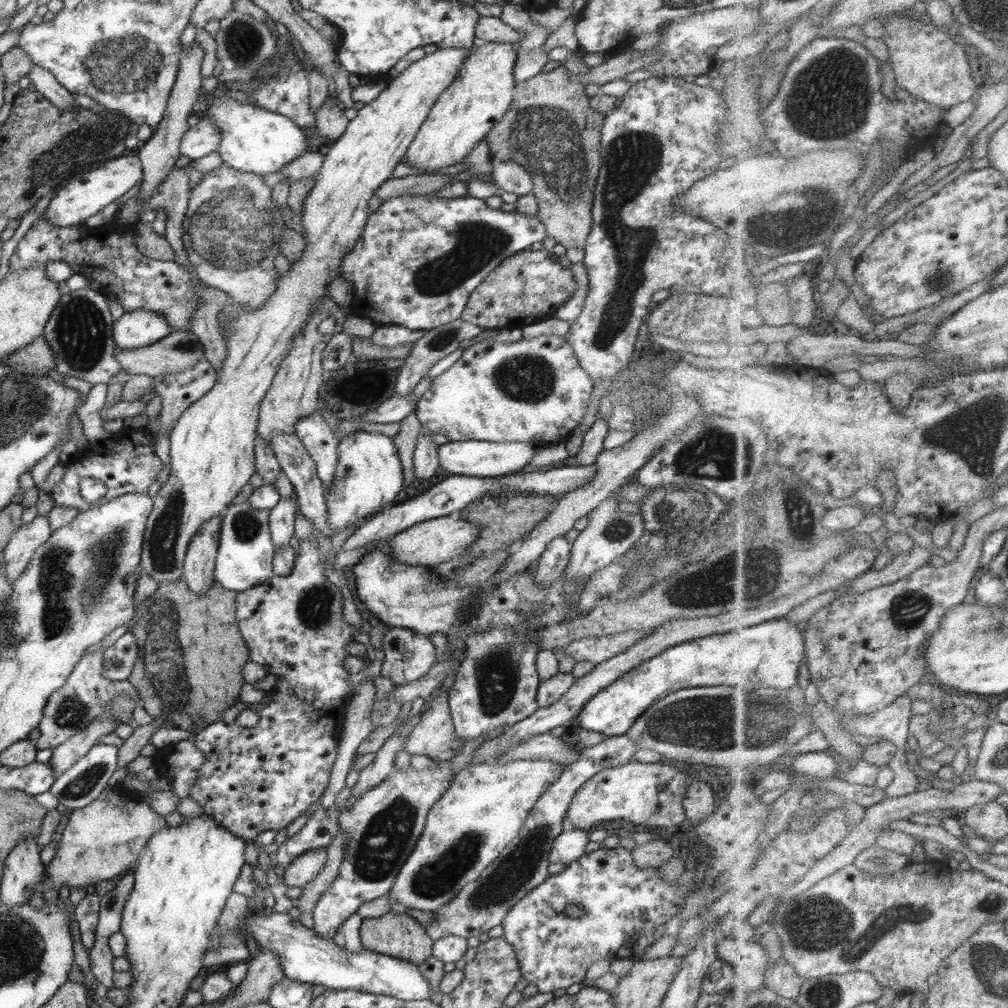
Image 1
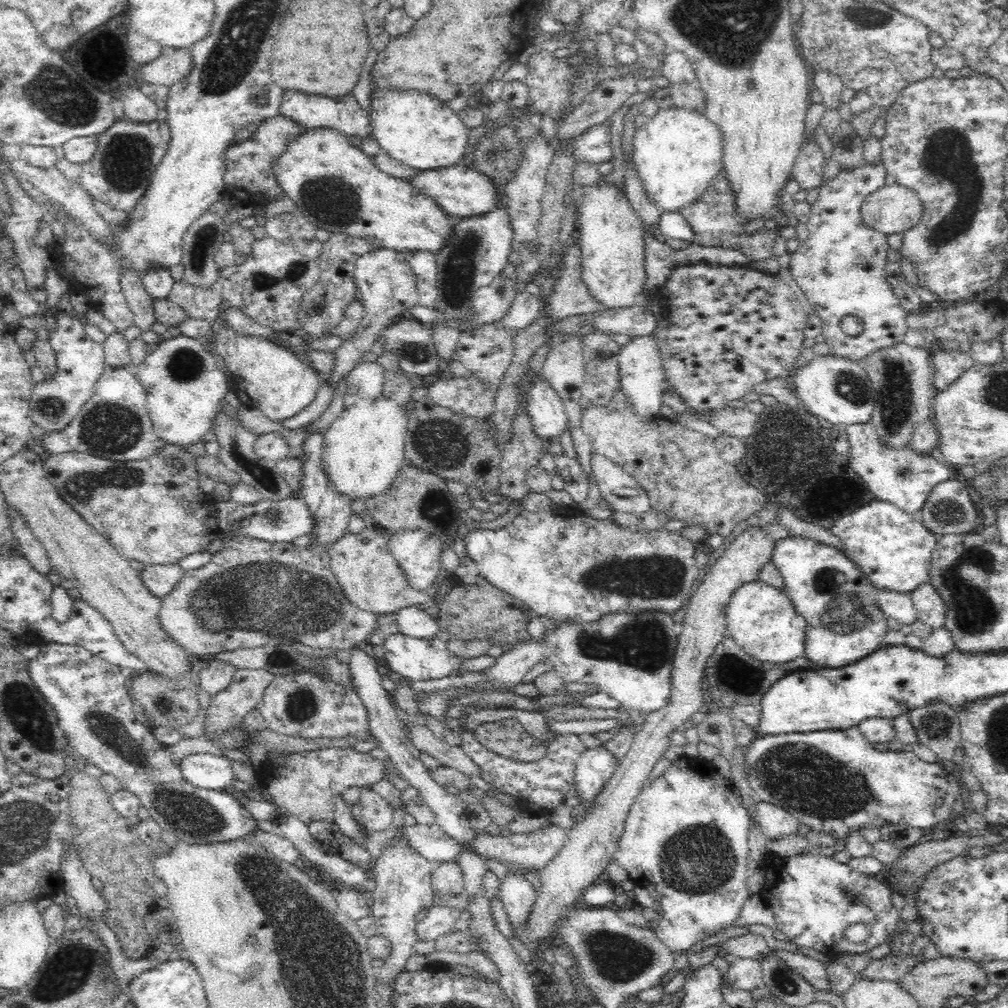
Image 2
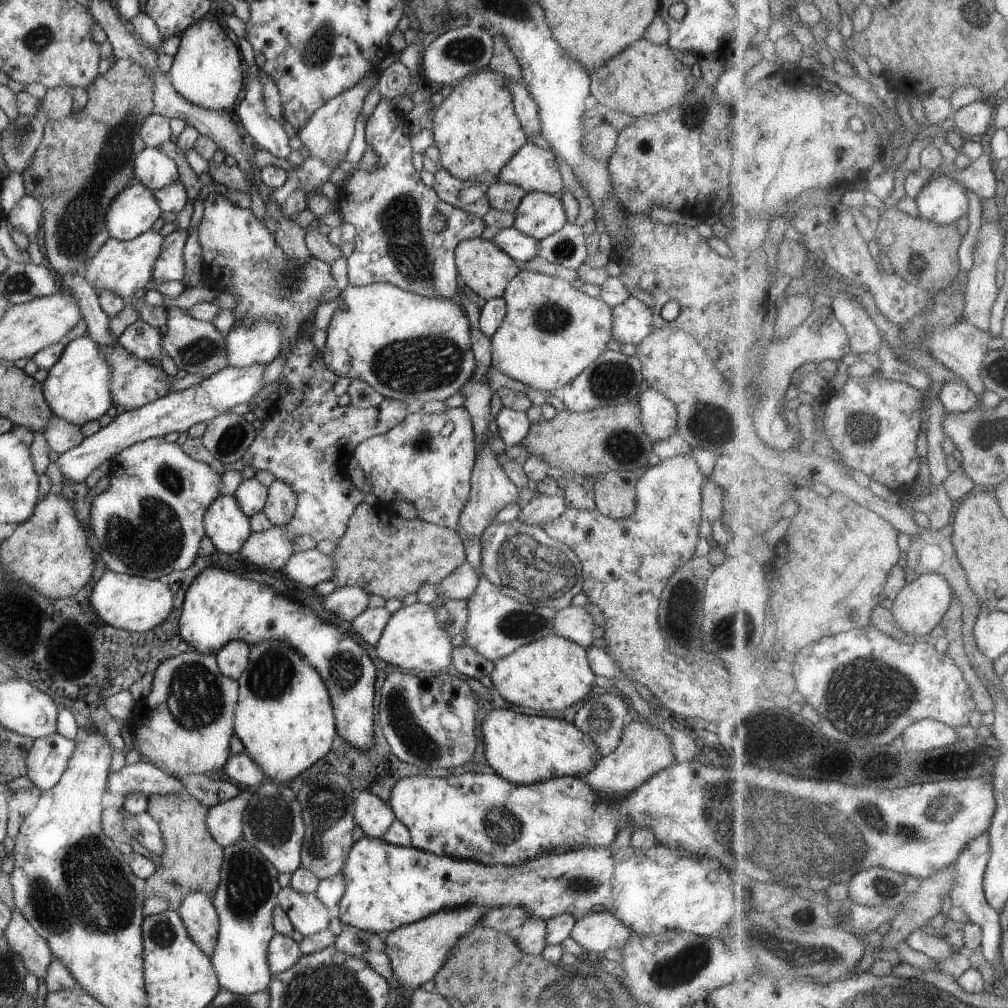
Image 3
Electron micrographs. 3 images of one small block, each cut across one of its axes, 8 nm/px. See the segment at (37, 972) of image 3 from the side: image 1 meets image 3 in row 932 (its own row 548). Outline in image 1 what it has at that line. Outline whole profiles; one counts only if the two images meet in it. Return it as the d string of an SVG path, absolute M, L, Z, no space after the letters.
M39 515L30 523L21 524L3 550L6 580L10 585L24 572L36 549L52 534L47 516Z

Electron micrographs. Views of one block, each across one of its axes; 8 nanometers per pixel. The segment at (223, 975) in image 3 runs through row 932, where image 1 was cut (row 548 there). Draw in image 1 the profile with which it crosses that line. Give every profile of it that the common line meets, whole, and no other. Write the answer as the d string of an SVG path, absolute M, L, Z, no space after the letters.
M248 501L230 504L222 513L214 578L226 590L245 591L274 576L272 561L275 544L269 529L270 509L253 507Z

